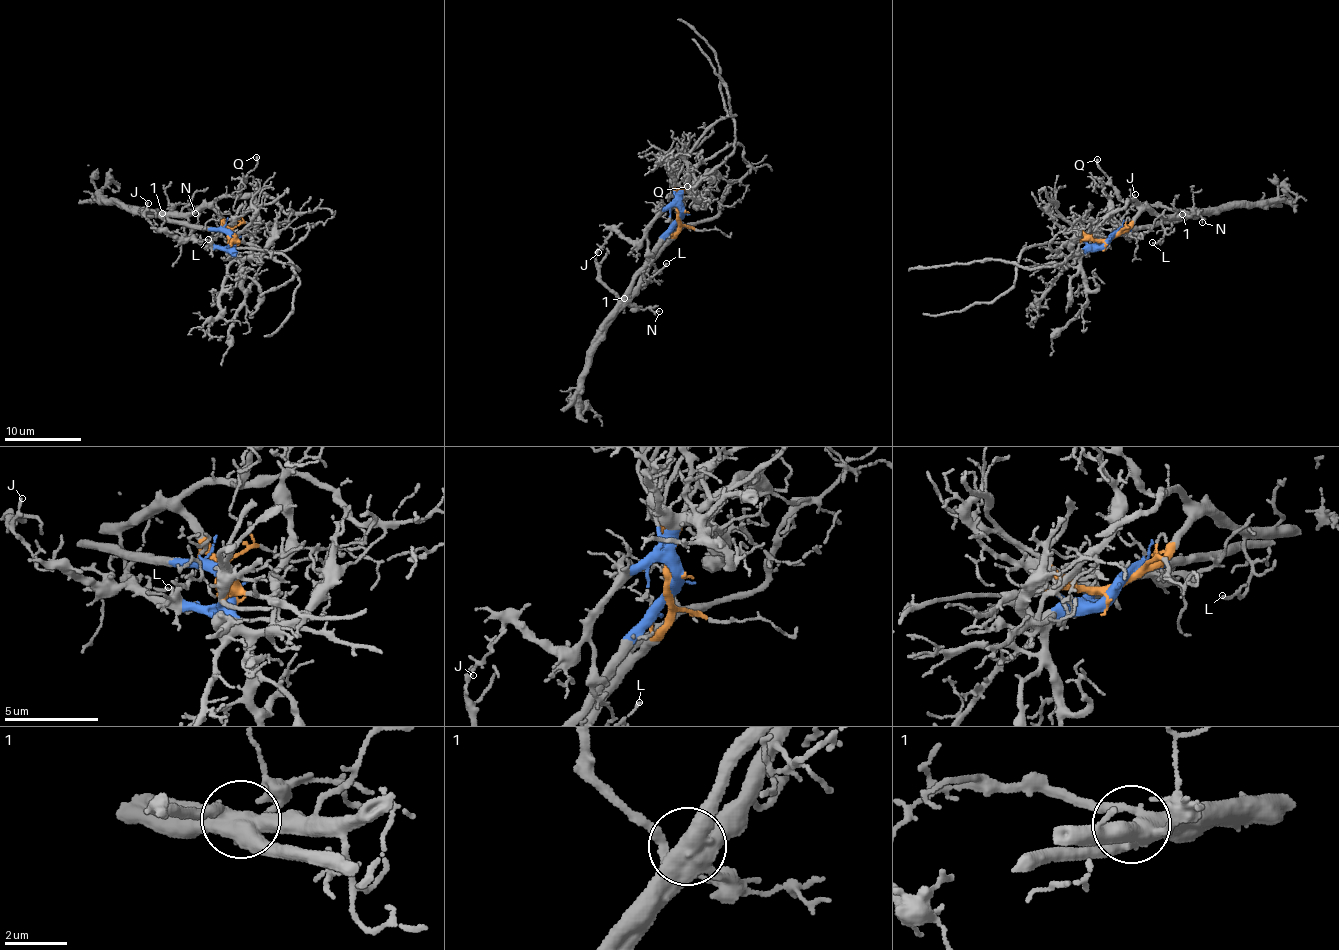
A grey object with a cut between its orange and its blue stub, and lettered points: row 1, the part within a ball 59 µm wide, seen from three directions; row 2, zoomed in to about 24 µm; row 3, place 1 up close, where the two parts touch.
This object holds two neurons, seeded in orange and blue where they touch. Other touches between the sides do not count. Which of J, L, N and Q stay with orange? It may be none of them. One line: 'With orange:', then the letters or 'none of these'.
With orange: J, L, N, Q

